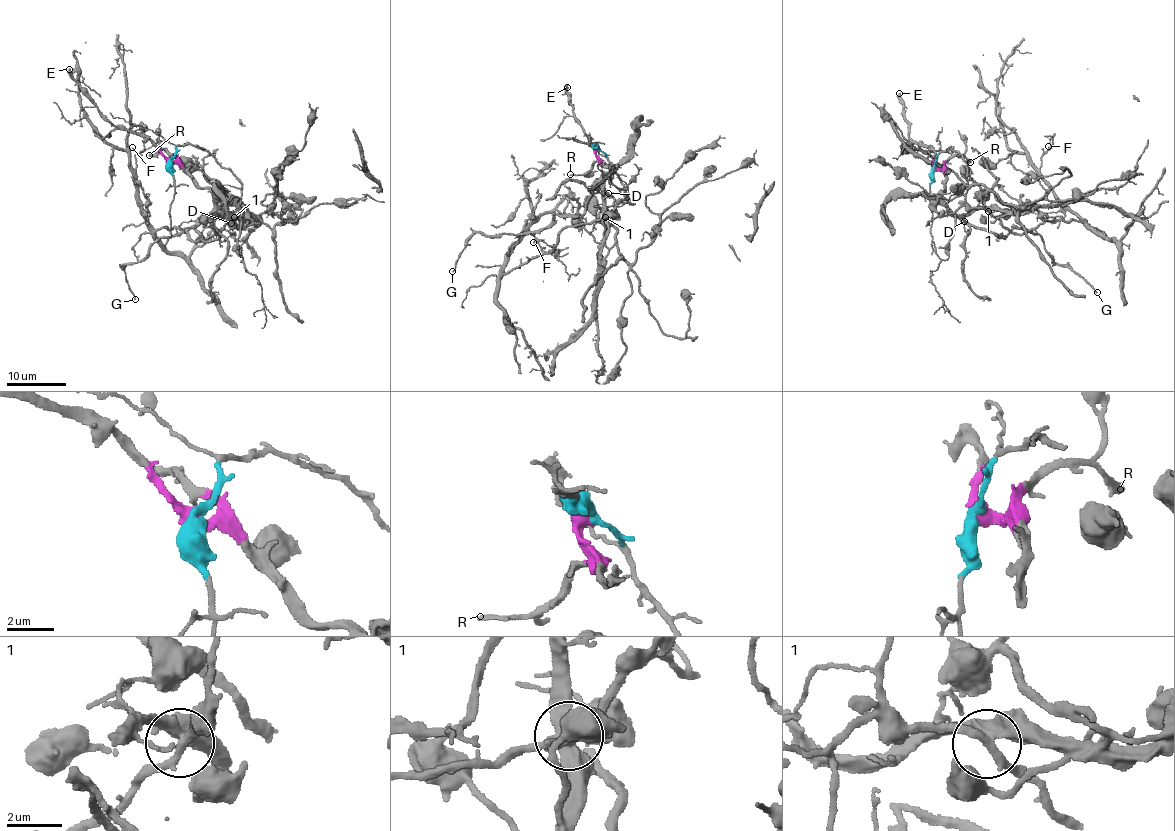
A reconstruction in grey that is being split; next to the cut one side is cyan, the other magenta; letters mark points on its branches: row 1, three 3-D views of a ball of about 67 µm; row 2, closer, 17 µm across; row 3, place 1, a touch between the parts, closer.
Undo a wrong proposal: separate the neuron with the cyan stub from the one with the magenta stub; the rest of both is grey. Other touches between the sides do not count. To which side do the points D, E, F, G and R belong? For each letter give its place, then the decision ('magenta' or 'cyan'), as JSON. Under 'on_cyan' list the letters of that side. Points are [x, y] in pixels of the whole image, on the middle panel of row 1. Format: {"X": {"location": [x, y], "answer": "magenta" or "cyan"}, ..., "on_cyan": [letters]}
{"D": {"location": [608, 193], "answer": "magenta"}, "E": {"location": [567, 87], "answer": "magenta"}, "F": {"location": [533, 242], "answer": "cyan"}, "G": {"location": [452, 271], "answer": "magenta"}, "R": {"location": [570, 174], "answer": "magenta"}, "on_cyan": ["F"]}

